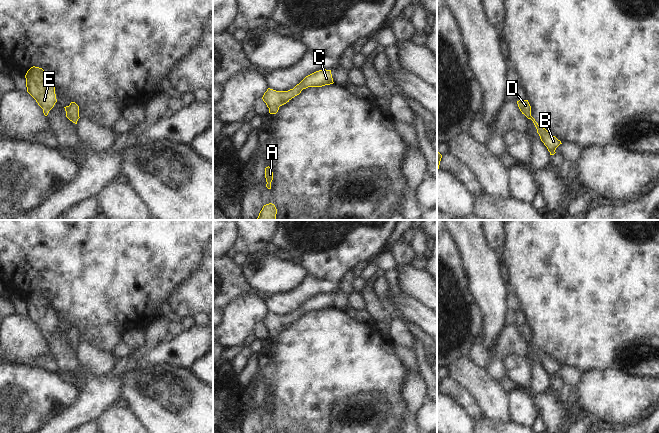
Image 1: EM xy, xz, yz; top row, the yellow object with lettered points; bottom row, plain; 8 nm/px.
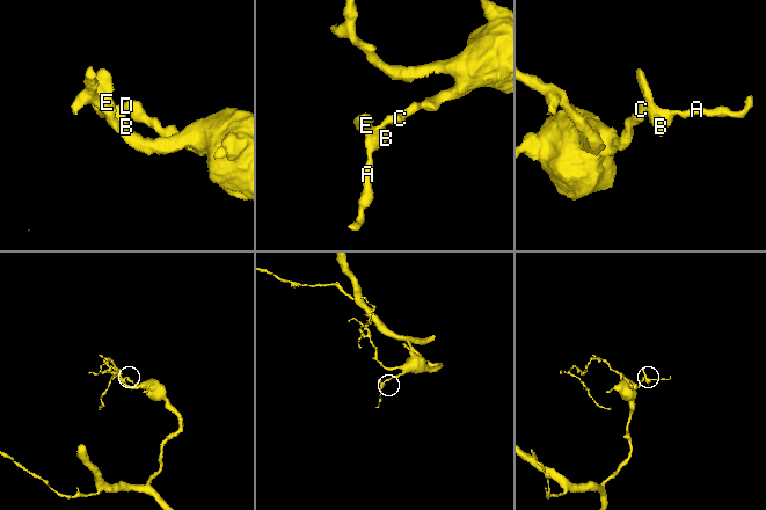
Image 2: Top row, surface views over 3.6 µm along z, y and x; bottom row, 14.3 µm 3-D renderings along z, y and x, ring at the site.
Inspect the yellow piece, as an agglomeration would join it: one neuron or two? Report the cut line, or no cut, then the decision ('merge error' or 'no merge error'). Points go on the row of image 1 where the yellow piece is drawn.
no cut; no merge error

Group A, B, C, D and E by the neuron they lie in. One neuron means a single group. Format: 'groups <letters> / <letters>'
groups A B C D E

